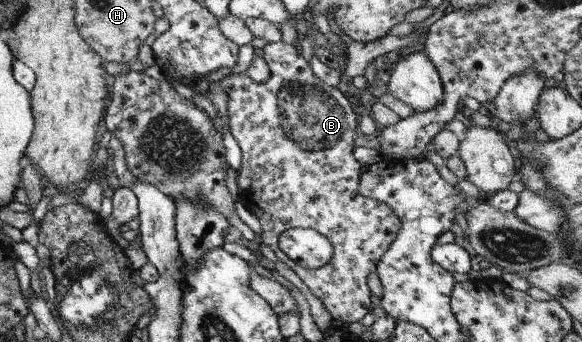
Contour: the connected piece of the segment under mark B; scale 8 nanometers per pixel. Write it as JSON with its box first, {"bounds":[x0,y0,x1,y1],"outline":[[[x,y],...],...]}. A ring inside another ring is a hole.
{"bounds":[220,41,402,326],"outline":[[[277,41],[266,44],[263,50],[263,58],[270,70],[270,78],[268,78],[266,84],[255,83],[250,77],[248,77],[246,71],[240,74],[230,74],[220,82],[220,86],[222,86],[222,88],[226,90],[226,94],[228,94],[228,108],[226,108],[226,110],[228,110],[228,112],[226,112],[226,114],[228,114],[226,118],[228,121],[227,125],[242,151],[242,167],[236,174],[236,180],[240,190],[239,200],[260,221],[263,243],[266,244],[266,246],[269,246],[276,257],[284,262],[284,264],[288,265],[288,267],[298,275],[298,278],[302,280],[304,285],[310,289],[310,292],[316,298],[320,299],[320,302],[322,302],[324,307],[326,307],[326,310],[332,315],[332,319],[342,321],[347,326],[348,324],[359,322],[366,314],[373,311],[371,306],[372,294],[367,284],[368,275],[377,272],[378,262],[380,262],[382,254],[390,248],[390,244],[394,242],[394,238],[396,238],[396,234],[398,234],[398,230],[400,230],[402,224],[400,224],[400,218],[394,214],[394,210],[392,210],[388,204],[383,204],[382,202],[378,202],[378,200],[365,198],[360,195],[360,192],[358,192],[358,182],[362,175],[363,168],[353,156],[355,147],[354,139],[359,134],[357,129],[359,117],[356,103],[352,101],[350,97],[345,98],[344,94],[342,94],[337,87],[332,88],[332,86],[324,84],[320,78],[317,78],[312,71],[311,64],[301,56],[301,51],[296,46],[285,44],[283,41]],[[298,227],[316,230],[316,232],[324,234],[324,236],[330,240],[330,244],[334,246],[334,258],[330,258],[328,264],[314,269],[297,266],[296,263],[291,261],[282,245],[283,233],[286,232],[286,230],[296,229]]]}

